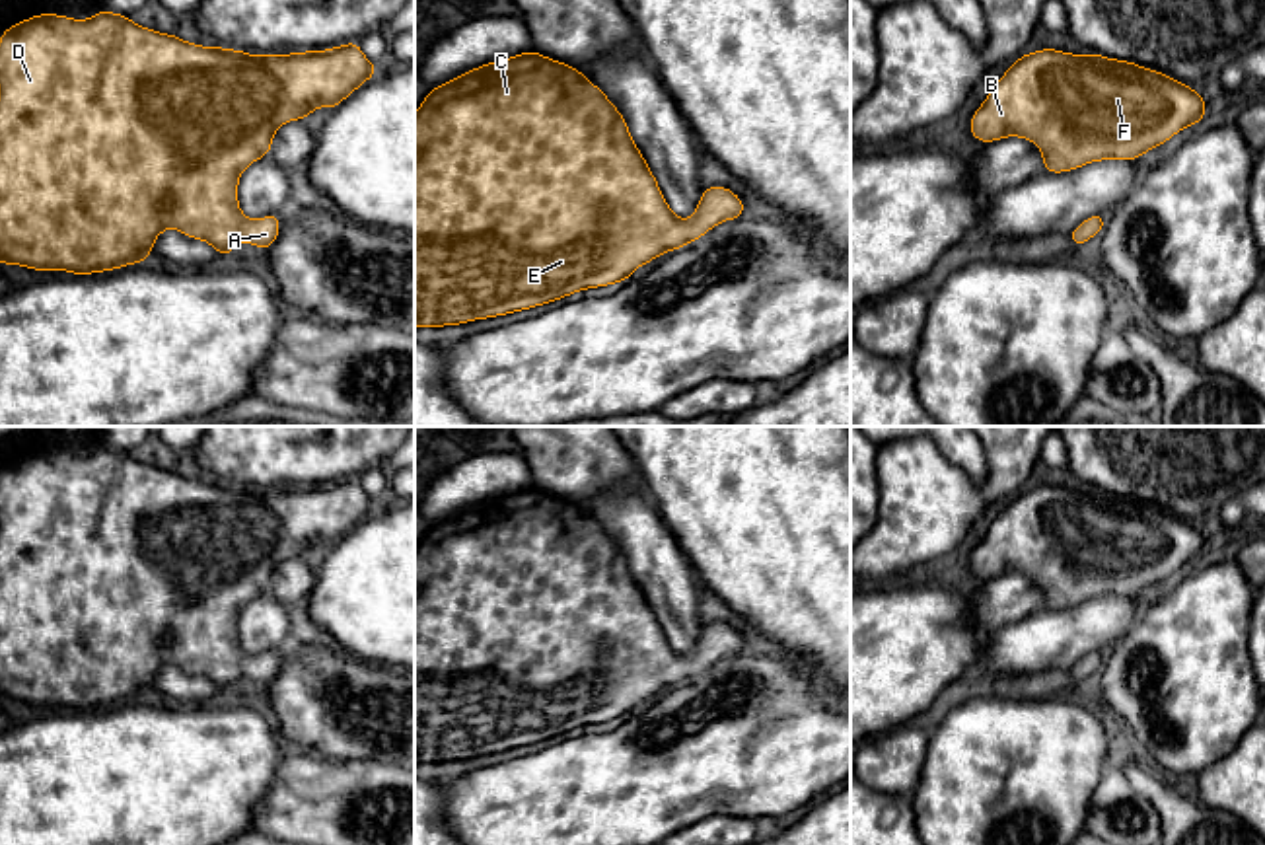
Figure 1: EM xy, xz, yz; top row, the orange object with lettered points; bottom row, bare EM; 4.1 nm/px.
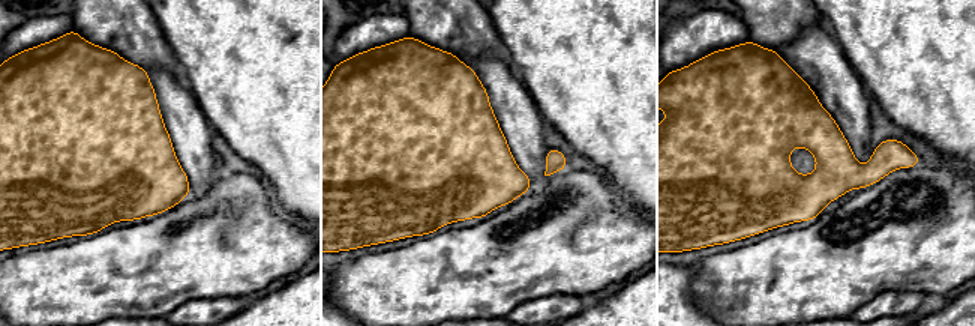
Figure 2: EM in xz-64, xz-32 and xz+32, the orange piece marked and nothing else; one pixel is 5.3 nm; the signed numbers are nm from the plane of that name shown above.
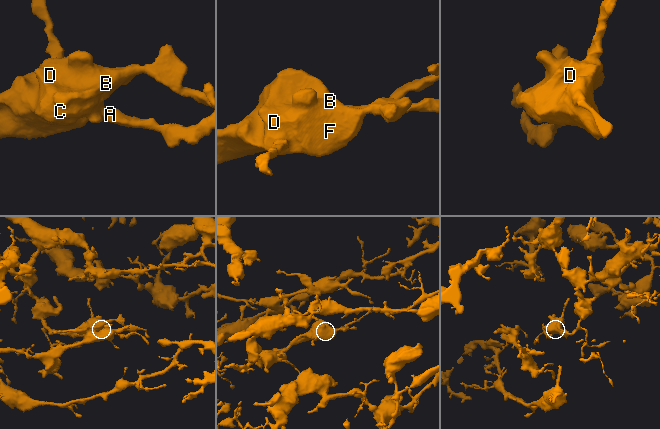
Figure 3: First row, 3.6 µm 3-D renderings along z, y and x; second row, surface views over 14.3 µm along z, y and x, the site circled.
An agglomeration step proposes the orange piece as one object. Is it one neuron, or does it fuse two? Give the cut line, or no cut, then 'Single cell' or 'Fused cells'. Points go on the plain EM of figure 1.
No split. Single cell

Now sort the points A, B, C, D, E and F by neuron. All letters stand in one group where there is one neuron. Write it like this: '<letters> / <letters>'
A B C D E F

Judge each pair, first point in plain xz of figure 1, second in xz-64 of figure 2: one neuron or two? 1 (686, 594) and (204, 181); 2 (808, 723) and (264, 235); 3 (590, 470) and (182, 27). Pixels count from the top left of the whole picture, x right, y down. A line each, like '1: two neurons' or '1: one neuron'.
1: one neuron
2: one neuron
3: two neurons

